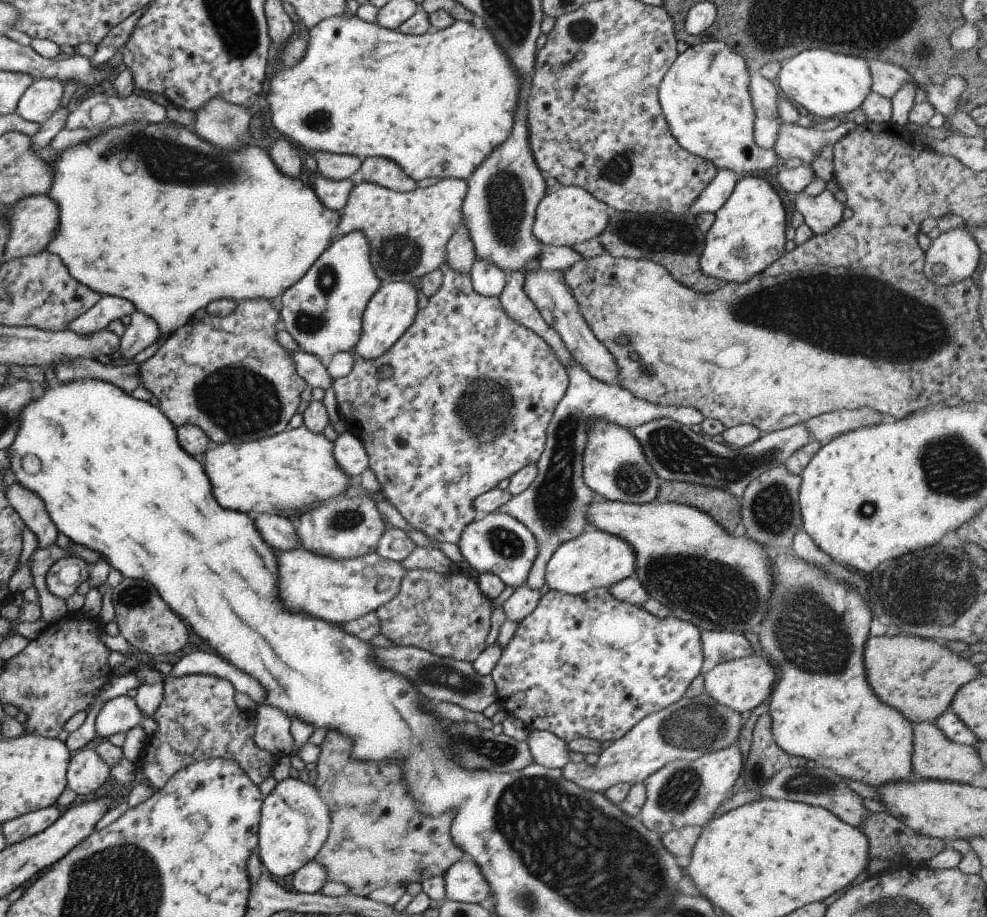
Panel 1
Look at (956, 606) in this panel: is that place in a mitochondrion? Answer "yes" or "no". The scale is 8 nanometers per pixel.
yes

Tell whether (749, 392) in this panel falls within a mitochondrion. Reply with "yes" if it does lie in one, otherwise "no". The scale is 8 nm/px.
no

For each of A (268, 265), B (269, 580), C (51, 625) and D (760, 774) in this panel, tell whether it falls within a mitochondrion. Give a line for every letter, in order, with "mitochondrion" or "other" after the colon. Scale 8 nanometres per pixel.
A: other
B: other
C: other
D: mitochondrion

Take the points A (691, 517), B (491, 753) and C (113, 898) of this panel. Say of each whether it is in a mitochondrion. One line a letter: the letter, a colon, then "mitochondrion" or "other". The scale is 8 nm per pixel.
A: other
B: mitochondrion
C: mitochondrion

